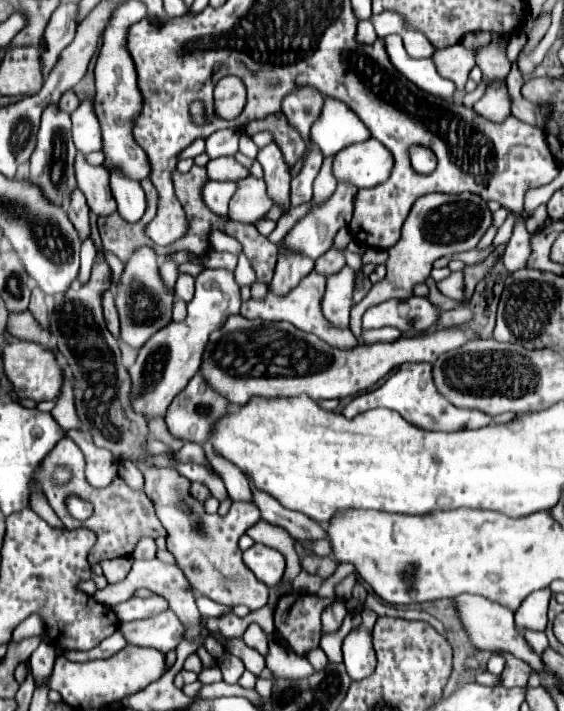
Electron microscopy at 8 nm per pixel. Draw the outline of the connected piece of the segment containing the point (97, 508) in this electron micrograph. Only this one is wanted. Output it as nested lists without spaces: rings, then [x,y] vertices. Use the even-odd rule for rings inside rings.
[[[66,436],[64,440],[60,440],[54,450],[44,458],[44,462],[34,470],[34,486],[40,494],[46,496],[48,504],[52,506],[52,510],[56,512],[56,516],[64,522],[64,526],[68,530],[76,530],[76,528],[86,528],[92,530],[96,534],[96,544],[92,546],[92,550],[88,552],[88,562],[92,566],[96,566],[100,560],[106,558],[120,558],[120,556],[130,556],[130,552],[134,550],[136,542],[142,536],[166,536],[166,530],[162,528],[160,520],[154,514],[154,504],[148,500],[148,496],[142,490],[132,490],[124,484],[124,480],[120,476],[116,476],[114,484],[110,488],[92,488],[88,486],[88,480],[84,476],[84,454],[80,452],[80,448]],[[56,466],[68,466],[70,470],[74,470],[76,474],[76,484],[68,484],[68,486],[52,486],[50,478],[52,478],[52,470]],[[70,496],[78,496],[86,502],[90,502],[94,506],[94,512],[88,520],[76,520],[70,516],[68,508],[66,508],[66,500]]]

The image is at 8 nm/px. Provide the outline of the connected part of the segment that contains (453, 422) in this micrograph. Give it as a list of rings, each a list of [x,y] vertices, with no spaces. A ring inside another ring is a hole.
[[[402,364],[380,388],[356,396],[342,414],[346,418],[354,418],[360,412],[372,410],[372,408],[390,408],[402,414],[402,418],[408,418],[410,424],[420,426],[424,430],[460,430],[460,428],[482,428],[492,422],[492,416],[480,412],[480,410],[468,410],[468,408],[456,408],[452,406],[434,386],[432,382],[432,364]]]

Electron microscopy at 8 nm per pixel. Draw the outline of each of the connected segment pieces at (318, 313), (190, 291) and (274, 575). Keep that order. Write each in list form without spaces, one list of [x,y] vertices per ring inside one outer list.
[[[312,272],[308,274],[308,278],[304,278],[304,282],[300,282],[292,292],[288,292],[286,296],[276,296],[272,292],[268,292],[268,296],[262,300],[262,302],[256,302],[256,300],[248,300],[242,304],[242,310],[240,314],[248,320],[270,320],[270,322],[276,322],[276,320],[284,320],[284,322],[290,322],[294,324],[298,330],[304,330],[304,332],[312,332],[316,334],[318,338],[322,338],[324,342],[328,342],[330,346],[338,346],[338,348],[354,348],[358,342],[354,338],[354,334],[344,328],[344,330],[338,330],[334,328],[332,324],[328,324],[322,316],[322,310],[320,310],[320,300],[324,296],[324,286],[326,286],[326,278]]]
[[[180,274],[178,282],[176,282],[176,288],[174,288],[174,294],[176,294],[176,298],[180,298],[184,302],[190,302],[192,296],[194,296],[194,276]]]
[[[254,544],[244,552],[244,564],[262,580],[268,588],[276,586],[284,574],[284,556],[264,544]]]

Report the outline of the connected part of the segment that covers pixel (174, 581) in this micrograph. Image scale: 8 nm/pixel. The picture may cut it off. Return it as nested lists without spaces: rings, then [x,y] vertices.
[[[152,558],[152,560],[134,560],[130,574],[128,574],[122,582],[118,582],[118,584],[114,584],[114,586],[108,584],[104,590],[98,590],[98,592],[94,594],[94,598],[96,598],[100,604],[112,608],[112,606],[116,606],[116,604],[128,600],[138,588],[148,588],[148,590],[152,590],[154,594],[158,594],[158,596],[162,596],[162,598],[168,600],[169,608],[188,626],[186,638],[194,638],[194,636],[200,634],[200,626],[198,626],[198,624],[200,624],[200,612],[198,612],[198,608],[196,608],[194,590],[192,590],[192,584],[188,582],[188,578],[184,578],[184,572],[178,568],[178,564],[166,564],[166,562],[158,560],[158,558]]]

